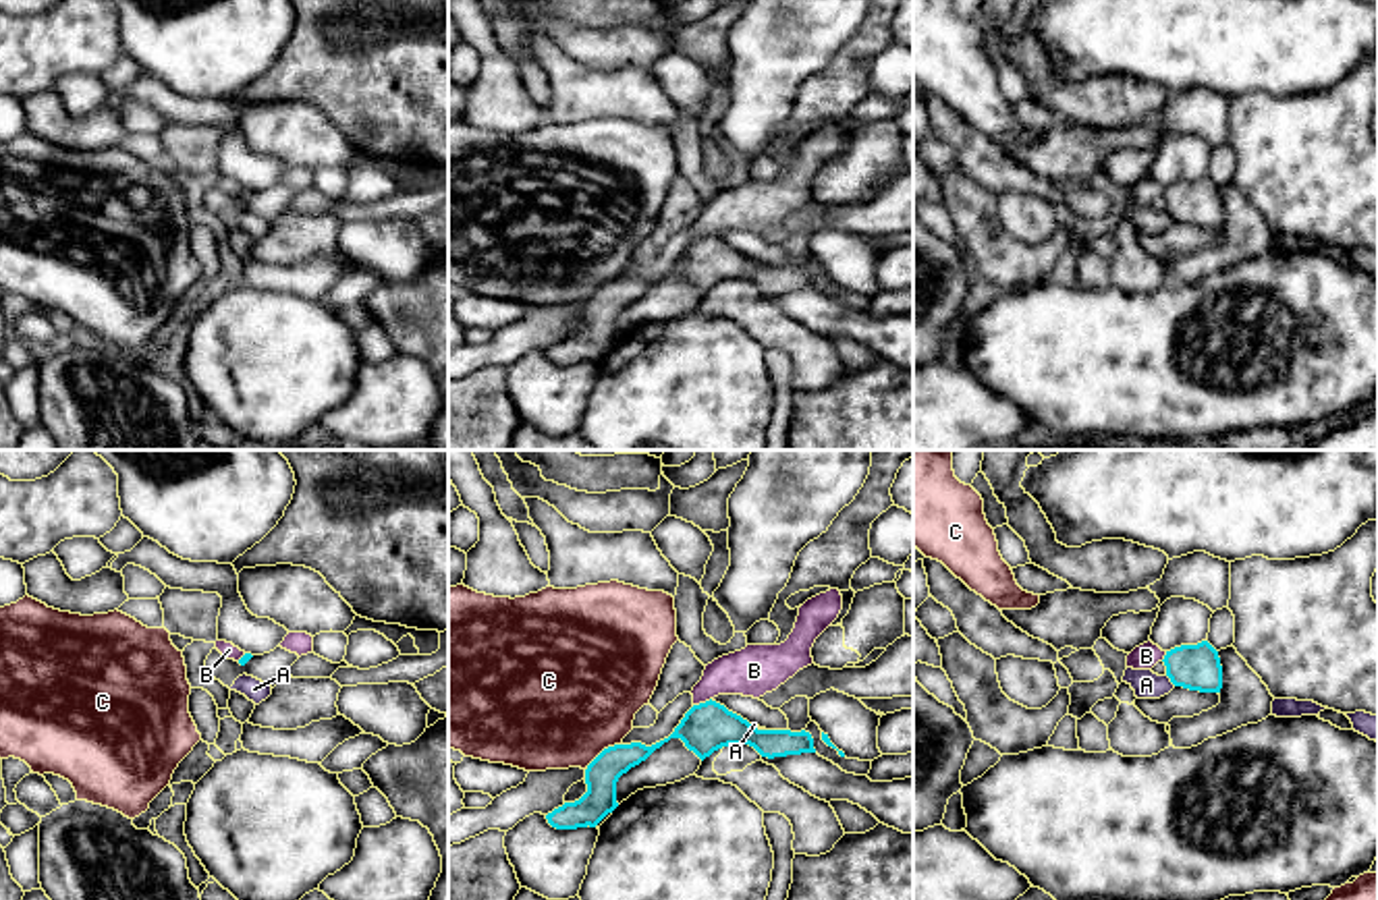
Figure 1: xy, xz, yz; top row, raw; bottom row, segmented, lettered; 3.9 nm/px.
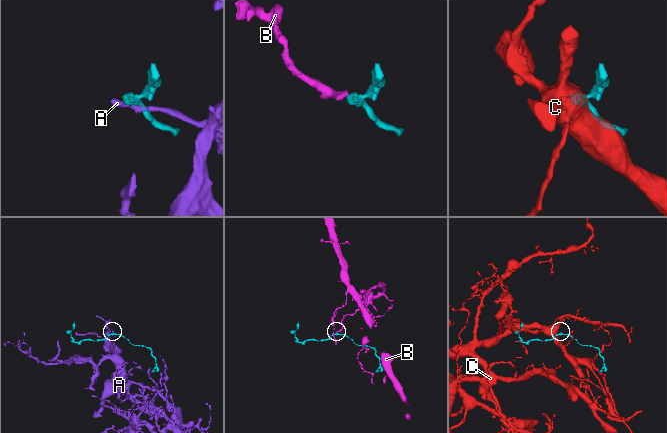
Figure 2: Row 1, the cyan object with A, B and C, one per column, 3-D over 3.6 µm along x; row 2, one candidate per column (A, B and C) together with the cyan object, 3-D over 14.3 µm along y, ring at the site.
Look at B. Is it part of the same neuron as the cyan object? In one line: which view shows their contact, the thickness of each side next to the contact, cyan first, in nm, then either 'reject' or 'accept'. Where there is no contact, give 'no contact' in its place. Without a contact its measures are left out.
xz | 190/190 nm | reject

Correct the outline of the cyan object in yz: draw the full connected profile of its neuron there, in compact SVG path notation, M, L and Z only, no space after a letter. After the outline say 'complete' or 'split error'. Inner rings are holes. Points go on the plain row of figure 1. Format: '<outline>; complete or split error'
M1208 176L1175 182L1162 197L1175 222L1200 228L1220 228L1222 224L1220 193Z; complete

